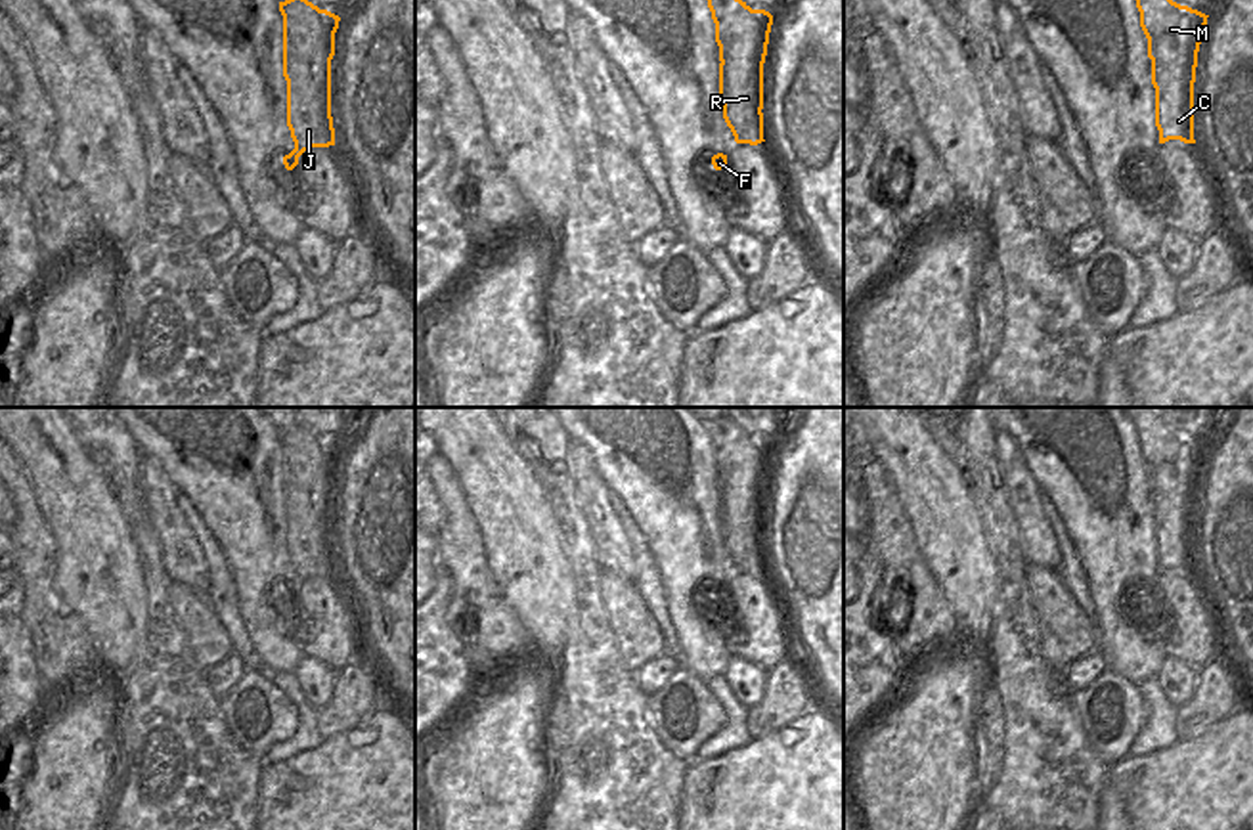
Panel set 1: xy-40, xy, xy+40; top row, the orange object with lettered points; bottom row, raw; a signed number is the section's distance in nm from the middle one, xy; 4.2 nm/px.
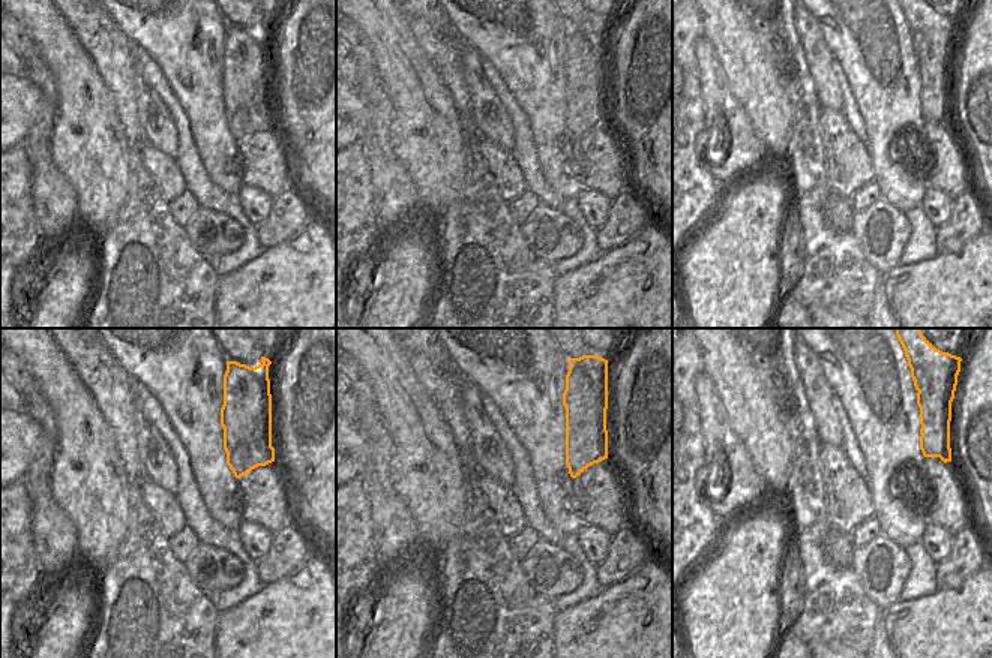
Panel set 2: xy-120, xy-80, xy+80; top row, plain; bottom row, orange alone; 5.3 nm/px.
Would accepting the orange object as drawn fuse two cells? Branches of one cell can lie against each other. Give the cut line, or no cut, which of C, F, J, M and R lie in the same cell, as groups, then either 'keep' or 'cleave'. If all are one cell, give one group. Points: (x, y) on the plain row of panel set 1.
cut xy+40 (1152, 486), (1179, 505), (1179, 528), (1164, 532), (1160, 549); groups C M / F J R; cleave

